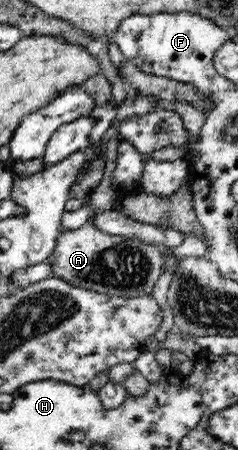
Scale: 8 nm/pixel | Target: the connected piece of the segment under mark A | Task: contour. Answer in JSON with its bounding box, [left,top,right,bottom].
[47,219,162,299]

